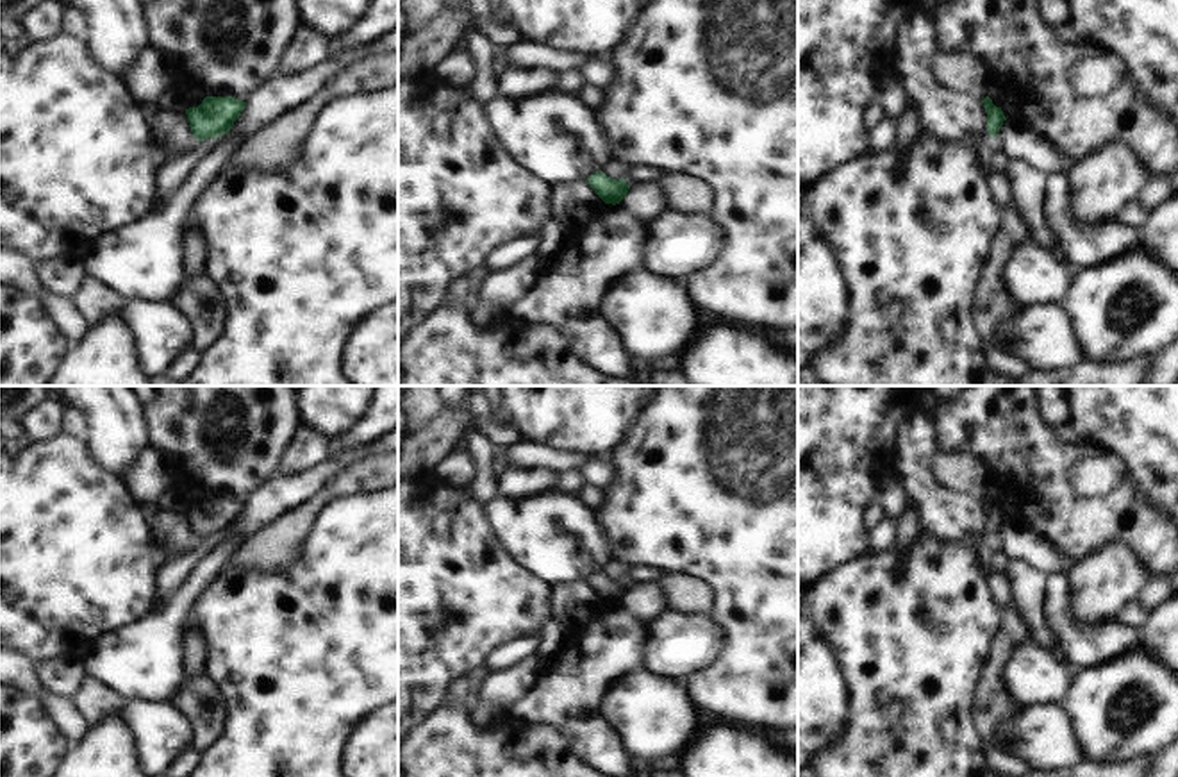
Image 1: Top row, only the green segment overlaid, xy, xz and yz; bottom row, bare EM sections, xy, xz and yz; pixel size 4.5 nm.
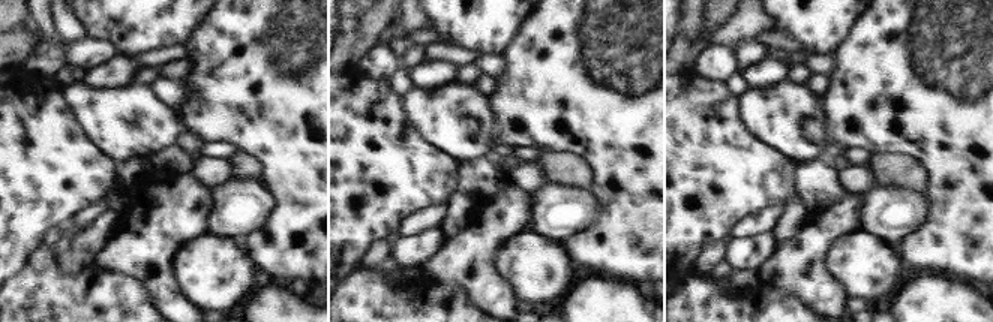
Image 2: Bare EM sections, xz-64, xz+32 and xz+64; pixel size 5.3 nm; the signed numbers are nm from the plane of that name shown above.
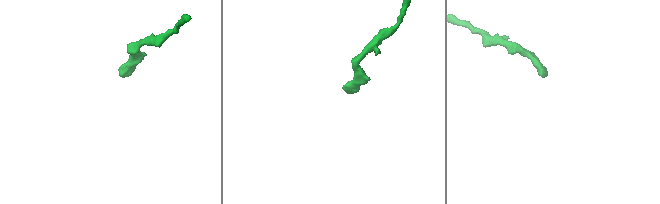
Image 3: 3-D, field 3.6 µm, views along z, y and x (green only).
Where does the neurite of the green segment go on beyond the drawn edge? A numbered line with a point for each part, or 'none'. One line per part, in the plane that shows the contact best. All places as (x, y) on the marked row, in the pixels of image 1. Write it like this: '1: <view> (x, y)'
none

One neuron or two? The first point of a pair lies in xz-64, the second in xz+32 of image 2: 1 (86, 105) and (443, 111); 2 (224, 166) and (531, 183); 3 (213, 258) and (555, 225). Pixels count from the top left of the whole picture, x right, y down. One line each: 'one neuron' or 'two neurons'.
1: one neuron
2: one neuron
3: two neurons

